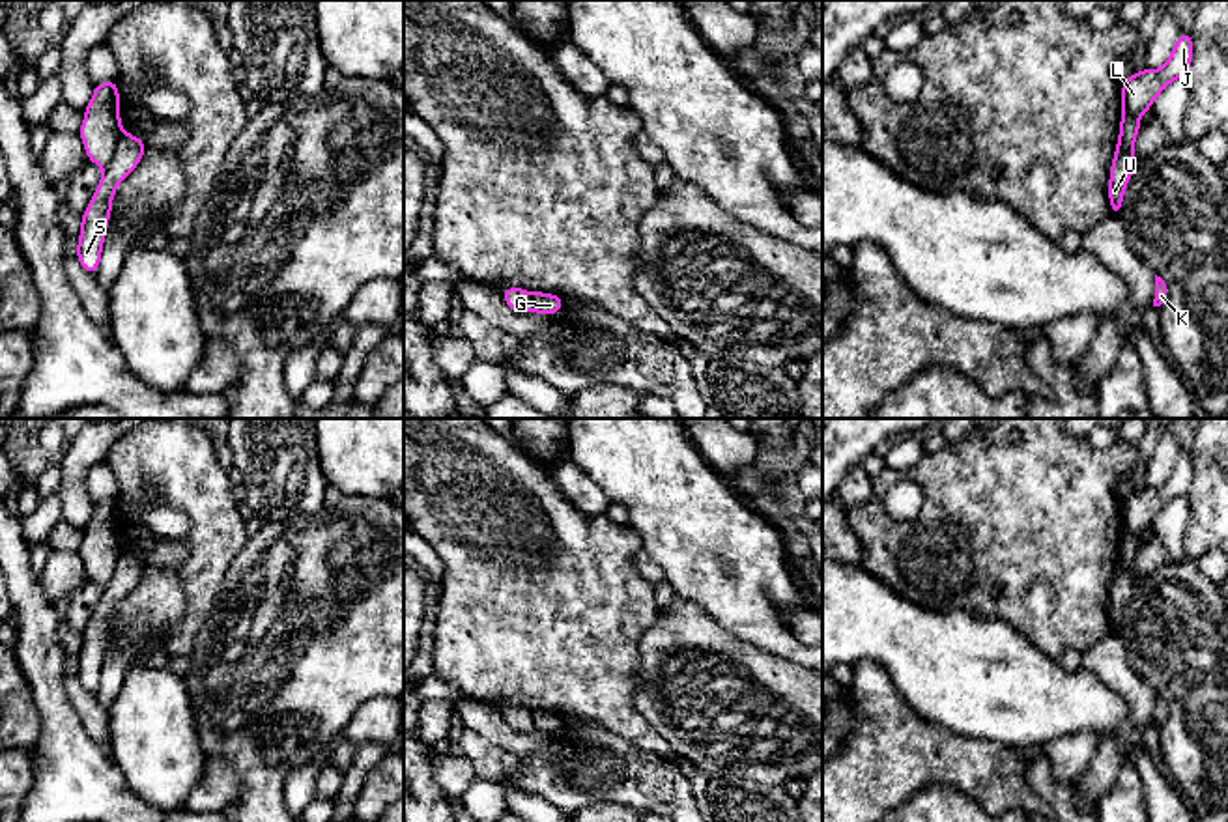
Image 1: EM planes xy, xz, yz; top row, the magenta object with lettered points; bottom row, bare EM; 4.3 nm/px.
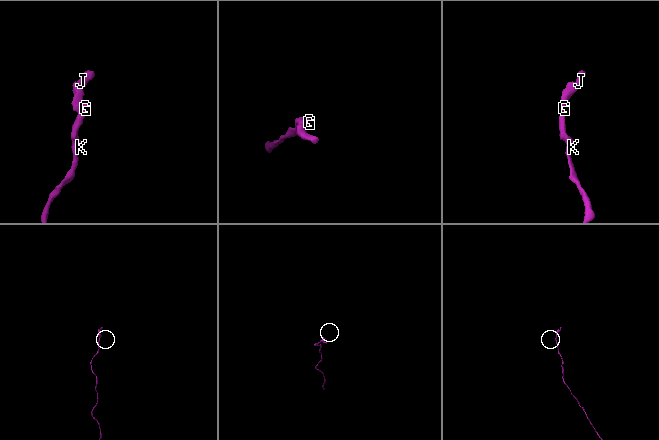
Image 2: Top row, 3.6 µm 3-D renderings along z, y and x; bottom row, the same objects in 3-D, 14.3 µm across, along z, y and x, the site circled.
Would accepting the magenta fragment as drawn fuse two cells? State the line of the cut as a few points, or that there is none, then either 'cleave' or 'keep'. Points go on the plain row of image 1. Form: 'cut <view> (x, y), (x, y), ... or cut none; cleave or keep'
cut xy (122, 550), (114, 572), (103, 587); cleave

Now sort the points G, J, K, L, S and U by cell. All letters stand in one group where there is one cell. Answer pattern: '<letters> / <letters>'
G K S U / J L

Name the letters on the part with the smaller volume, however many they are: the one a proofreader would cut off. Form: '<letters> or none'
J, L

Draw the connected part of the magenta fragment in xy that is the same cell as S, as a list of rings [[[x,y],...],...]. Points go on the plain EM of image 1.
[[[121,551],[110,581],[103,587],[103,596],[88,628],[82,631],[77,678],[90,693],[95,693],[99,687],[116,605],[138,585],[146,566],[142,557]]]

